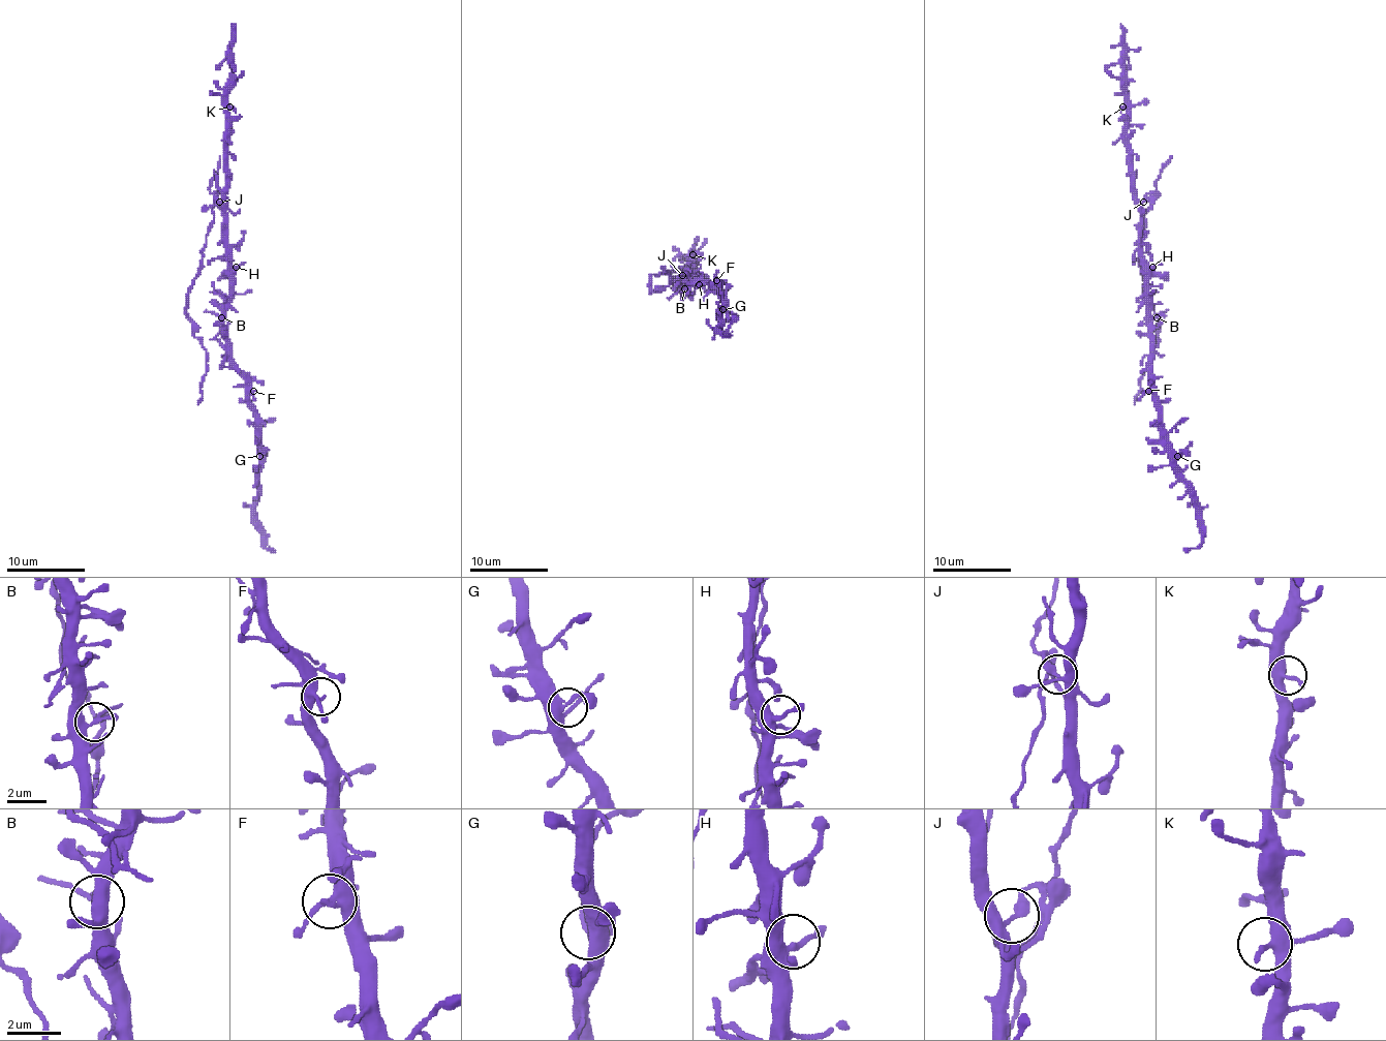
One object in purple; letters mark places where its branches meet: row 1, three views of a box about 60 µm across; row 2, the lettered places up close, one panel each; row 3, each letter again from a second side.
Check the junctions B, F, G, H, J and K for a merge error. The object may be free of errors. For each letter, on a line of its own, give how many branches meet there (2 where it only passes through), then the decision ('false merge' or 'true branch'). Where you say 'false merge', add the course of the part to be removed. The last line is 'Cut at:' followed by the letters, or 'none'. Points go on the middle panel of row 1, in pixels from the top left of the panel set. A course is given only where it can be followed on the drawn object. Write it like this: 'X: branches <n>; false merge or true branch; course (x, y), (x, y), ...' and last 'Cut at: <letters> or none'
B: branches 3; true branch
F: branches 2; true branch
G: branches 3; true branch
H: branches 2; true branch
J: branches 3; false merge; course (682, 274), (677, 282), (677, 276), (669, 272), (651, 274), (649, 286), (657, 289), (669, 284), (661, 267)
K: branches 3; true branch
Cut at: J

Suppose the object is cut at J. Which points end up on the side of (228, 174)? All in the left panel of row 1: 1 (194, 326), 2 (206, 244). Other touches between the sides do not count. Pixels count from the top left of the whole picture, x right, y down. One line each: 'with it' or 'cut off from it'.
1: cut off from it
2: cut off from it

